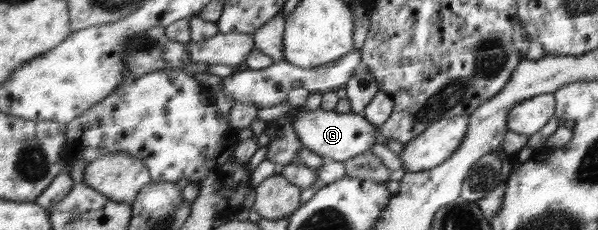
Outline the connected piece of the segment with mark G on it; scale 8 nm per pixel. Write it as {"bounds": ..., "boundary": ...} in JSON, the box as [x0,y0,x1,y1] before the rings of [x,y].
{"bounds":[288,107,379,162],"boundary":[[[304,107],[293,108],[288,112],[292,117],[294,131],[302,140],[302,144],[312,152],[323,156],[330,156],[332,160],[344,162],[354,156],[362,155],[362,152],[372,150],[376,144],[376,130],[379,125],[366,119],[358,113],[339,113],[328,110],[305,110]]]}

